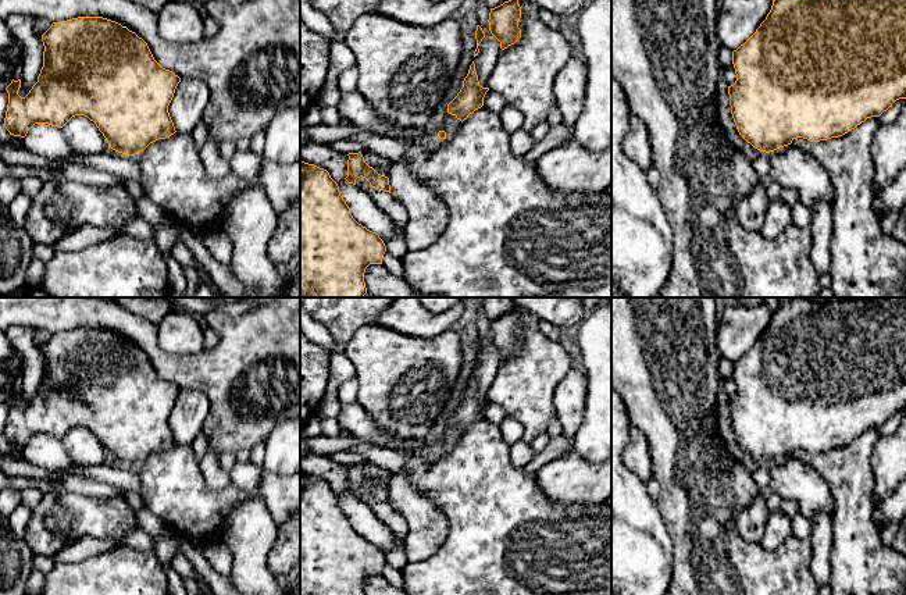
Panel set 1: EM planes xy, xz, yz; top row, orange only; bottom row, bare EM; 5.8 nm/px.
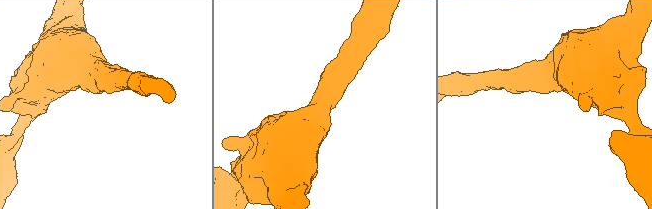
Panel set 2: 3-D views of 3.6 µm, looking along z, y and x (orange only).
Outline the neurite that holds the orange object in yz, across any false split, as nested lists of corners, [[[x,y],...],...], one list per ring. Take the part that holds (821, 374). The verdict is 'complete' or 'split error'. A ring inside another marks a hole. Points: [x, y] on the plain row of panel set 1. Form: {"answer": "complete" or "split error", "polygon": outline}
{"answer": "complete", "polygon": [[[792,298],[773,311],[770,324],[756,343],[732,363],[732,375],[736,392],[728,398],[731,425],[739,446],[755,460],[770,464],[791,456],[796,449],[820,453],[842,448],[867,430],[880,428],[896,411],[906,410],[906,298],[841,299],[827,303]]]}

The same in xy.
{"answer": "complete", "polygon": [[[78,328],[53,334],[42,346],[44,357],[43,378],[38,393],[25,409],[18,406],[21,391],[11,392],[6,399],[8,416],[4,438],[10,446],[25,449],[35,435],[63,439],[72,428],[85,427],[96,435],[108,457],[122,466],[135,467],[150,455],[174,446],[175,438],[168,424],[181,389],[163,380],[153,368],[147,354],[121,335],[103,328]]]}

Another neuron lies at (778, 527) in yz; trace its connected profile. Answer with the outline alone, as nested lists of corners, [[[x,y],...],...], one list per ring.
[[[780,509],[770,514],[760,546],[764,548],[766,551],[774,551],[791,535],[792,535],[791,517],[788,517]]]

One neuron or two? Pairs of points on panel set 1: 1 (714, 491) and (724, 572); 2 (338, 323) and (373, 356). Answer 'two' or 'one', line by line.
1: one
2: two

